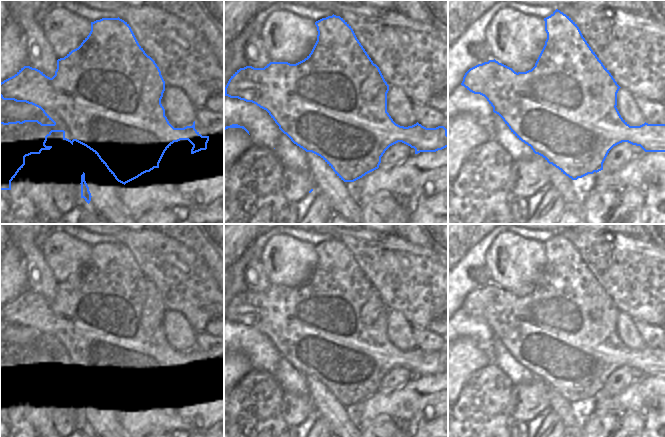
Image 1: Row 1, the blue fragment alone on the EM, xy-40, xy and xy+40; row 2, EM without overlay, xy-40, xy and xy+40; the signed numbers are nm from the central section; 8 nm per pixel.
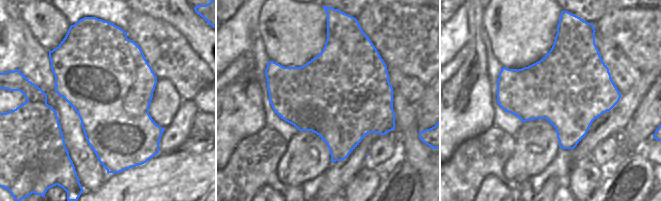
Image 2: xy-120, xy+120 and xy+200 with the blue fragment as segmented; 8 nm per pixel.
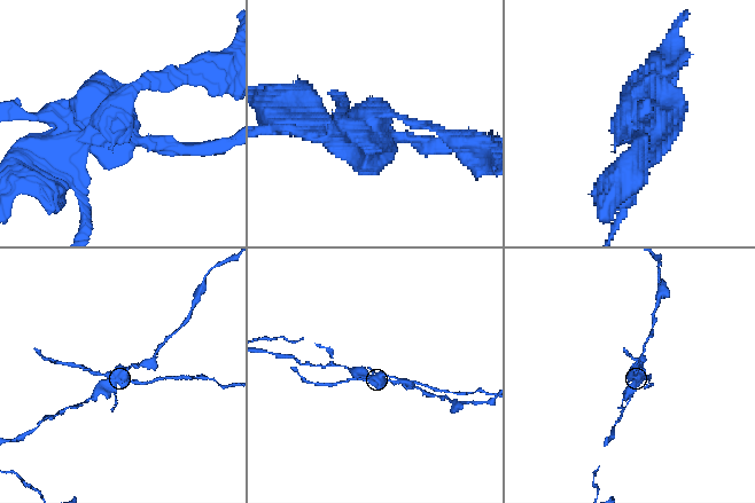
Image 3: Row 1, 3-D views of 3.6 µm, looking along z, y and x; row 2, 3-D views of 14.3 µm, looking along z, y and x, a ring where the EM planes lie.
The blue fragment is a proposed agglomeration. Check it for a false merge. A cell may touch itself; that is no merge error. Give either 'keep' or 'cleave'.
cleave

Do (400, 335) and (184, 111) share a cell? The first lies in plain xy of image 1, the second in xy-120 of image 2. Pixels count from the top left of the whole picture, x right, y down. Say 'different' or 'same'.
different

